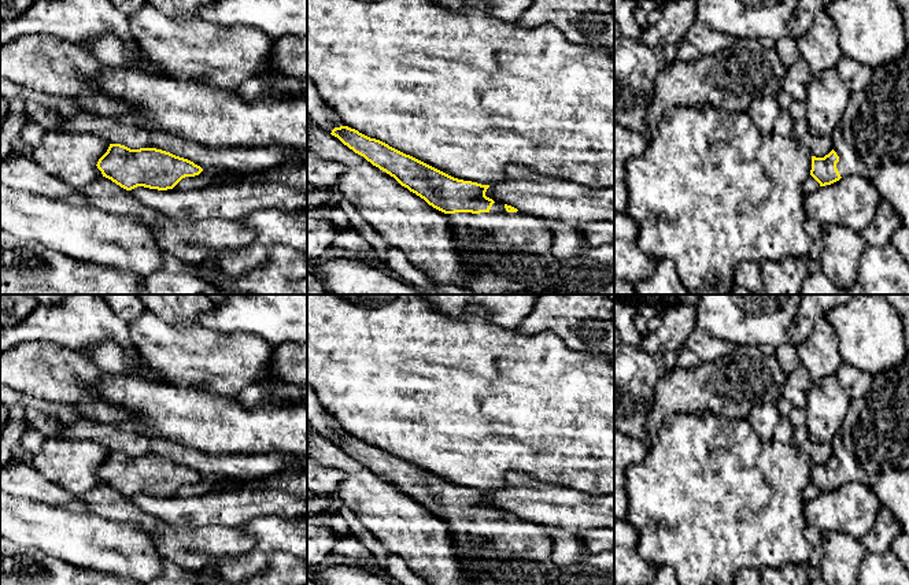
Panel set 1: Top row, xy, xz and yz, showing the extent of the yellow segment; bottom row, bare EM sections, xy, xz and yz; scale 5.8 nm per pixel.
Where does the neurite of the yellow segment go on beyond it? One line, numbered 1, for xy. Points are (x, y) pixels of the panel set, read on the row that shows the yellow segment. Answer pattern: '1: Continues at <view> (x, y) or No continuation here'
1: No continuation here

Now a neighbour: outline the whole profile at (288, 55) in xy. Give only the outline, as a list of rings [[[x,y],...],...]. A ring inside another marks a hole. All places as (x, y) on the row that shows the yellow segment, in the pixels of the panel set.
[[[284,36],[274,40],[265,71],[307,79],[307,36]]]

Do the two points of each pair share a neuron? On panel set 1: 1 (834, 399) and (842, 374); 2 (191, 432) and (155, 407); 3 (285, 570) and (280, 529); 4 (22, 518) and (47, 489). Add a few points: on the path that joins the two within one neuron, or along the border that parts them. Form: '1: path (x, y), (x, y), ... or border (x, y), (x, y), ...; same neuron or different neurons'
1: border (834, 374), (852, 400); different neurons
2: path (183, 424), (169, 410), (163, 408); same neuron
3: border (292, 554), (276, 551), (265, 570); different neurons
4: border (14, 495), (67, 510); different neurons

